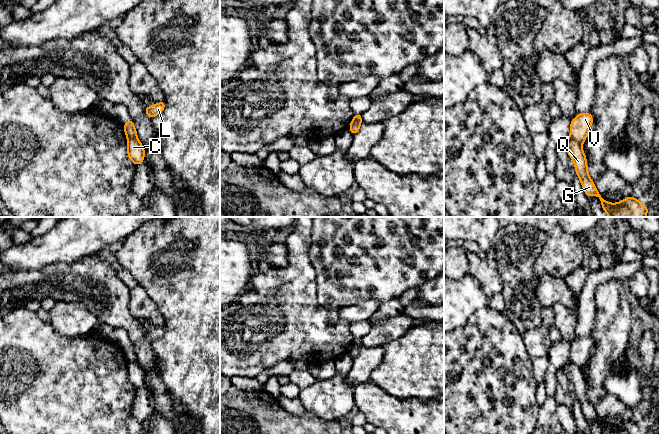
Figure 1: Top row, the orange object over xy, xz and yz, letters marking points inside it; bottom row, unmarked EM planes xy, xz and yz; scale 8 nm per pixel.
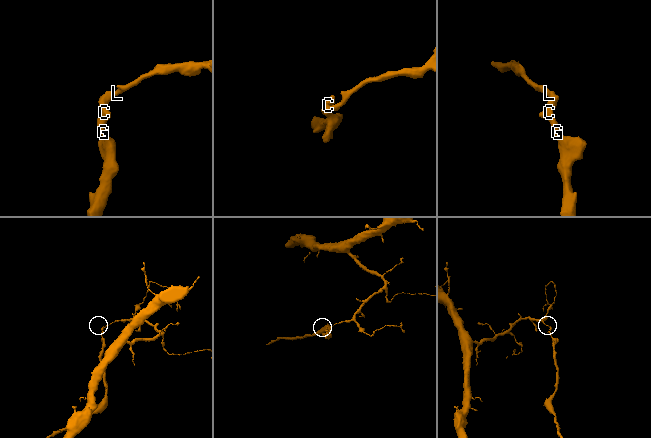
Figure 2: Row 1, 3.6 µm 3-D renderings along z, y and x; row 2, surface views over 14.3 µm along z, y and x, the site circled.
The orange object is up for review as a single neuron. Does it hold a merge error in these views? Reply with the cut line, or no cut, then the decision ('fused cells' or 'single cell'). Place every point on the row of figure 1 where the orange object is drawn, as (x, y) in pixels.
cut yz (569, 137), (581, 144); fused cells

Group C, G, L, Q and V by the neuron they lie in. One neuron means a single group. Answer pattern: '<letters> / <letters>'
C G Q / L V

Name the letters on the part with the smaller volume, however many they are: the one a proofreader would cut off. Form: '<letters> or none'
C, G, Q

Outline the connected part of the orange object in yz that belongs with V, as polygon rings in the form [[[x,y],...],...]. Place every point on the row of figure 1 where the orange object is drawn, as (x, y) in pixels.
[[[579,113],[571,121],[570,138],[582,144],[589,134],[592,123],[593,117],[591,113]]]

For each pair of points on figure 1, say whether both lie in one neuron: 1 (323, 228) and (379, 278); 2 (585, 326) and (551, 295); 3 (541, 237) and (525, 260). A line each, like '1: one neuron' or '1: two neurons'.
1: one neuron
2: two neurons
3: one neuron

